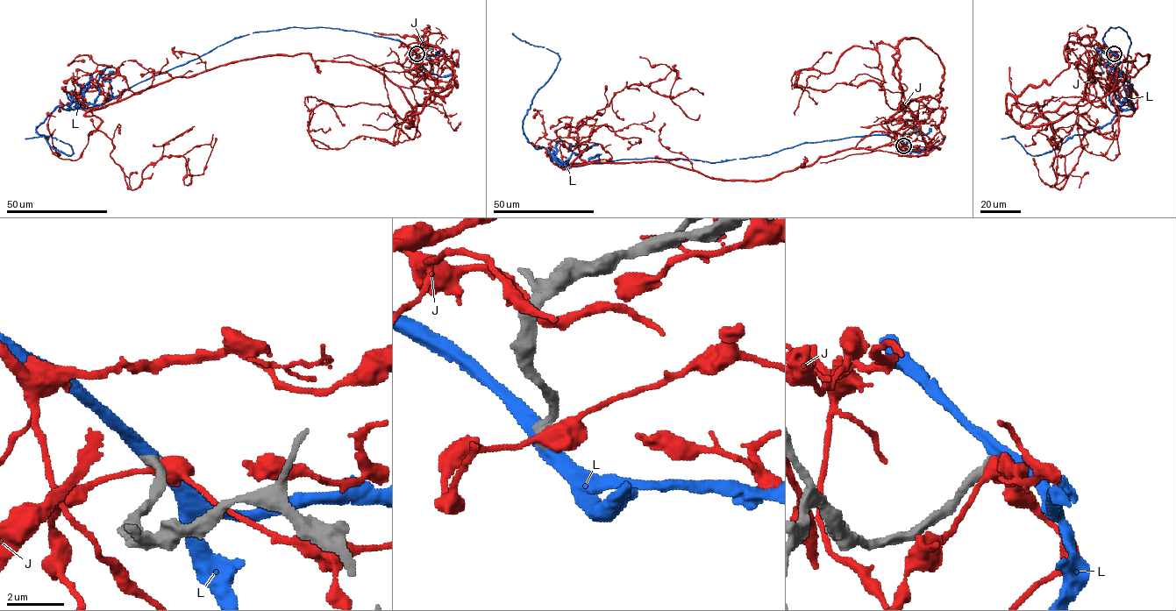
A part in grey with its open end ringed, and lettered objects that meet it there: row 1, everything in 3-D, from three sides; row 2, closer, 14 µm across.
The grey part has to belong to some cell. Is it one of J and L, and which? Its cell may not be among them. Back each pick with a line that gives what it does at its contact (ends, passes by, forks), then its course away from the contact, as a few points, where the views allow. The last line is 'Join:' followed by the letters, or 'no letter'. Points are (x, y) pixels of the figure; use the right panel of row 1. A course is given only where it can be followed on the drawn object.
L: it passes by; it runs (1114, 53), (1103, 37), (1120, 27), (1135, 108), (1116, 106), (1109, 123), (1041, 154), (1001, 138)
Join: L

